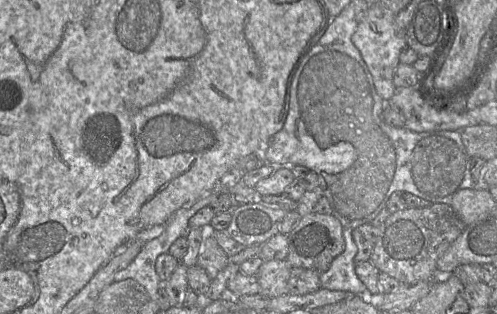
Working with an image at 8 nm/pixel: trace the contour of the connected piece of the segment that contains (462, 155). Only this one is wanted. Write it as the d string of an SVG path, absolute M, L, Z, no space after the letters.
M346 6L336 17L332 19L325 33L305 54L292 79L290 88L289 110L285 123L282 129L270 138L267 143L267 147L261 152L258 152L256 156L265 164L284 167L301 165L307 167L310 171L314 171L318 174L320 195L327 198L332 210L332 215L339 220L342 226L343 238L345 243L344 251L333 260L329 269L323 273L320 273L321 287L328 290L345 291L352 295L367 295L366 286L360 281L355 272L354 258L357 254L357 246L352 236L352 232L355 228L364 224L370 224L373 219L380 213L380 211L386 207L386 203L391 194L396 191L409 192L424 200L430 201L431 203L443 203L450 205L452 197L457 191L462 189L474 189L478 187L478 185L473 181L471 177L471 173L469 170L469 156L466 153L459 131L442 130L418 133L413 132L405 127L399 128L388 125L383 121L382 111L385 108L386 102L376 92L371 73L369 72L364 60L362 59L359 50L354 46L351 40L353 33L357 29L357 24L358 22L355 20L354 9L352 8L352 6Z

